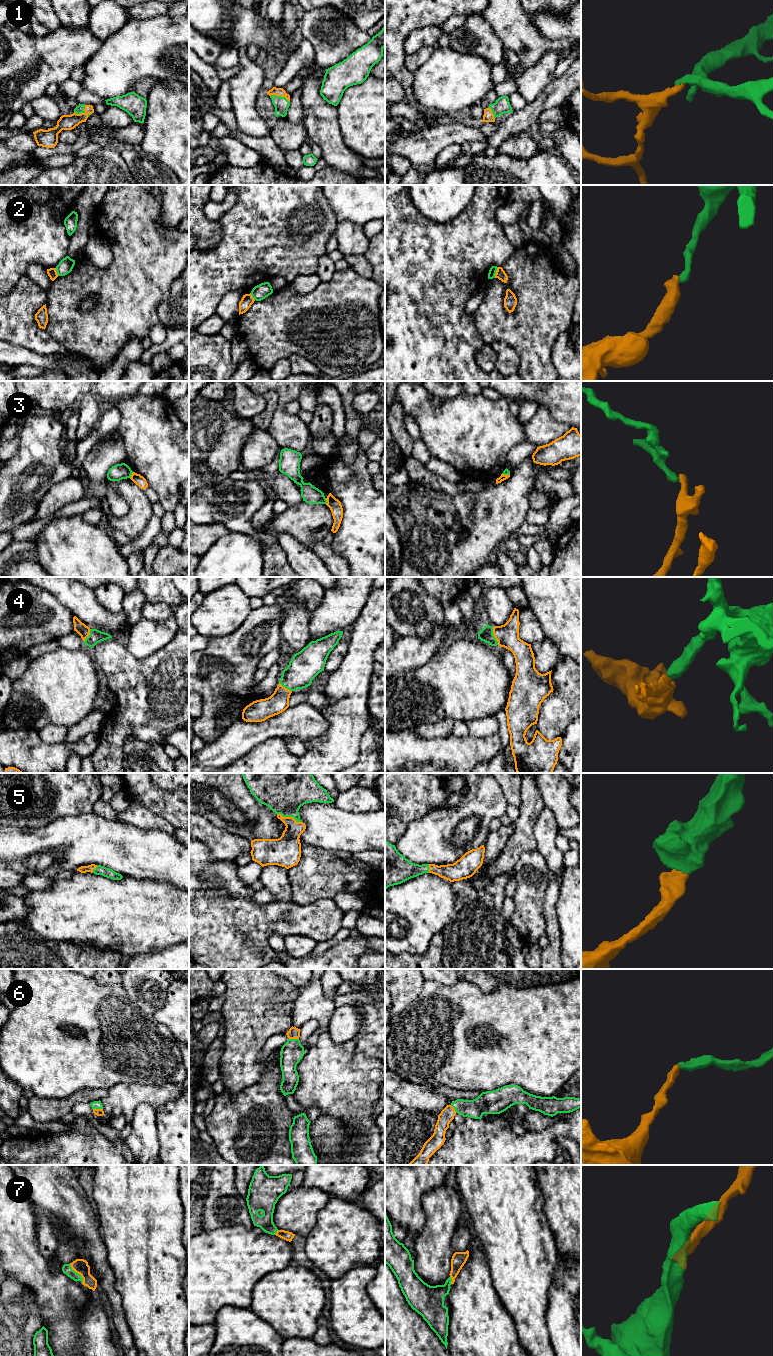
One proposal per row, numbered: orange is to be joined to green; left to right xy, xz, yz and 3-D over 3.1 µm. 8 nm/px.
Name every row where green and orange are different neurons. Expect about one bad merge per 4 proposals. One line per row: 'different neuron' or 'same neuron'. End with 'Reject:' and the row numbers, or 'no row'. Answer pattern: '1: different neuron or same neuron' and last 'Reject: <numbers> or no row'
1: same neuron
2: different neuron
3: different neuron
4: same neuron
5: same neuron
6: same neuron
7: same neuron
Reject: 2, 3

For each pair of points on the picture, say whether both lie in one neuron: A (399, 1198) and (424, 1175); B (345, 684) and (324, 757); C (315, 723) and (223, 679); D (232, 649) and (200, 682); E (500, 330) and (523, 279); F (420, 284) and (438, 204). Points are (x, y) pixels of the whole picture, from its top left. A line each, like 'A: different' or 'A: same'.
A: same
B: same
C: different
D: same
E: same
F: different

